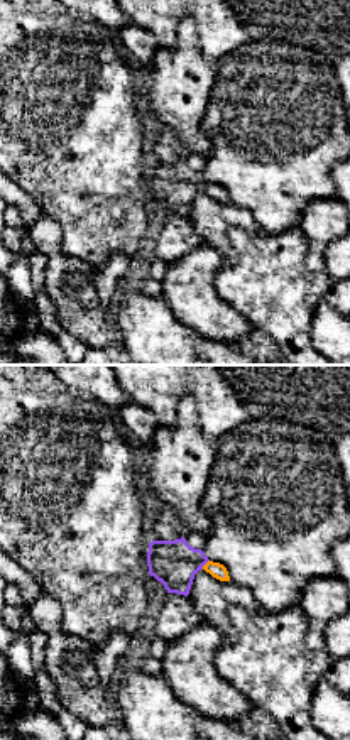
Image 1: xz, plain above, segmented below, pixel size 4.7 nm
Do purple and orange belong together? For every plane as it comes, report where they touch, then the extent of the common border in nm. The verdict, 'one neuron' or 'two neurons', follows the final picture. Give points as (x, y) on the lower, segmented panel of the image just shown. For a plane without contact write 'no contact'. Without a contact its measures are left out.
(205, 563) | 60 nm

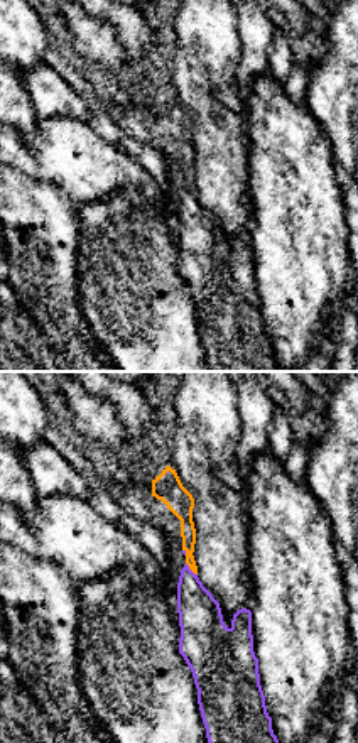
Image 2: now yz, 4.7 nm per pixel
(189, 569) | 80 nm

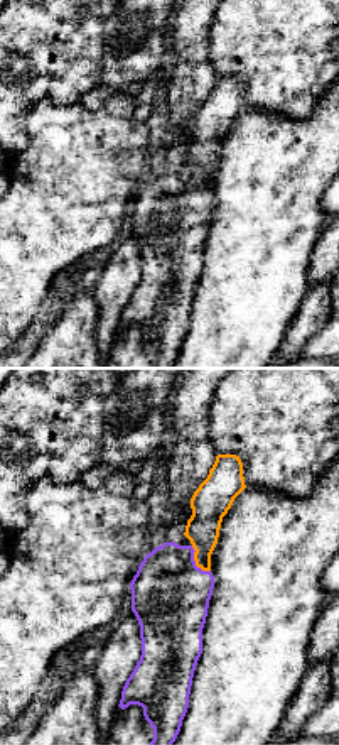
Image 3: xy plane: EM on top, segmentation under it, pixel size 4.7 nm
(194, 563) | 160 nm

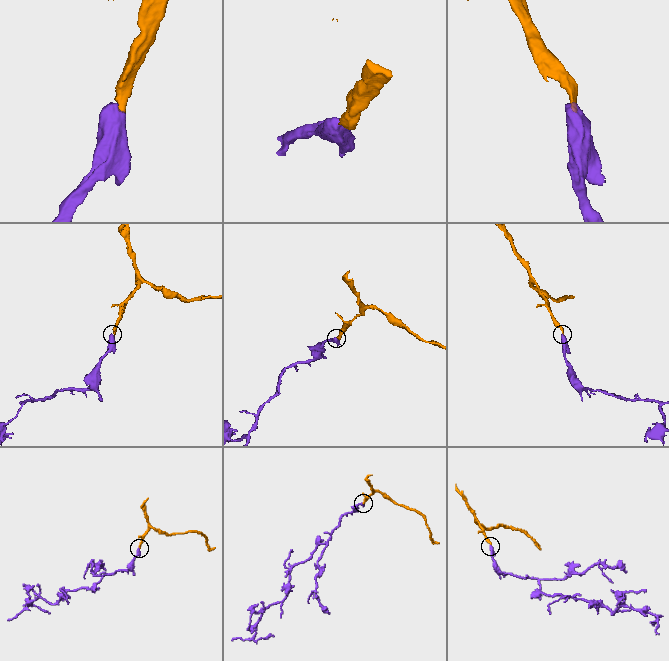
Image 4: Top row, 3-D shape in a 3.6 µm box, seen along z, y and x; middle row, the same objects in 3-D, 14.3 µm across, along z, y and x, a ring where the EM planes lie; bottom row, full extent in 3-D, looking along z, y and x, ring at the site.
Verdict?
one neuron

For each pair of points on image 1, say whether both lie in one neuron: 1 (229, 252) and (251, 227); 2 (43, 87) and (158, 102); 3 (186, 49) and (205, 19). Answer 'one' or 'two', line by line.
1: one
2: two
3: two

